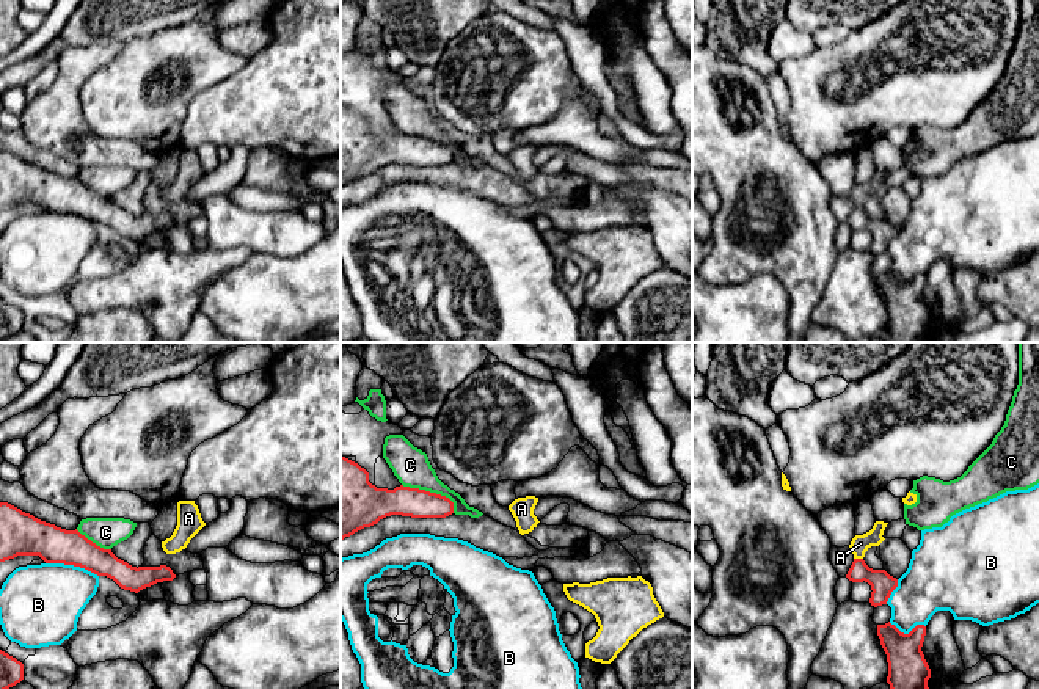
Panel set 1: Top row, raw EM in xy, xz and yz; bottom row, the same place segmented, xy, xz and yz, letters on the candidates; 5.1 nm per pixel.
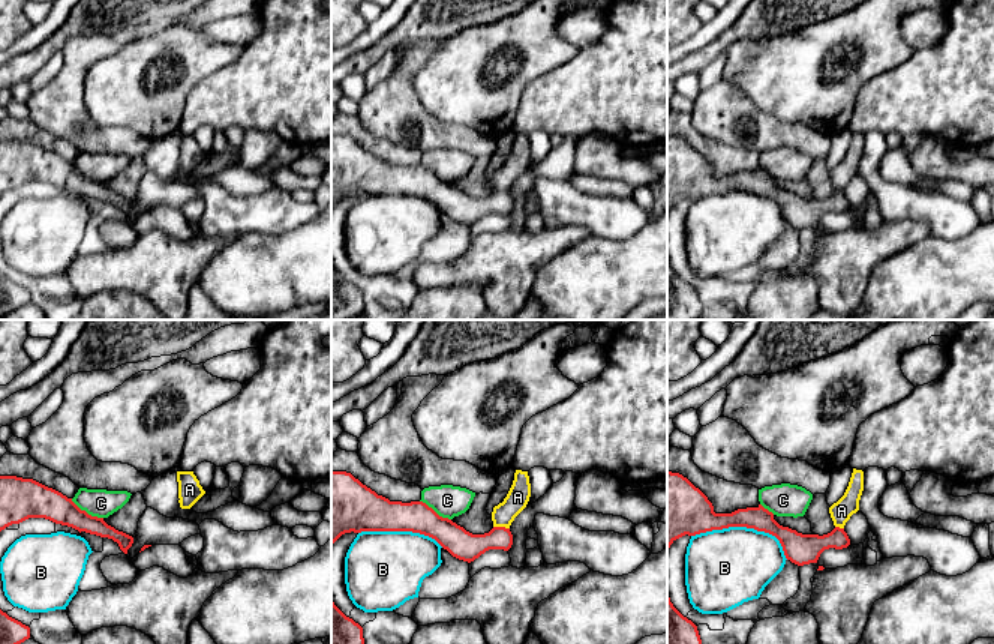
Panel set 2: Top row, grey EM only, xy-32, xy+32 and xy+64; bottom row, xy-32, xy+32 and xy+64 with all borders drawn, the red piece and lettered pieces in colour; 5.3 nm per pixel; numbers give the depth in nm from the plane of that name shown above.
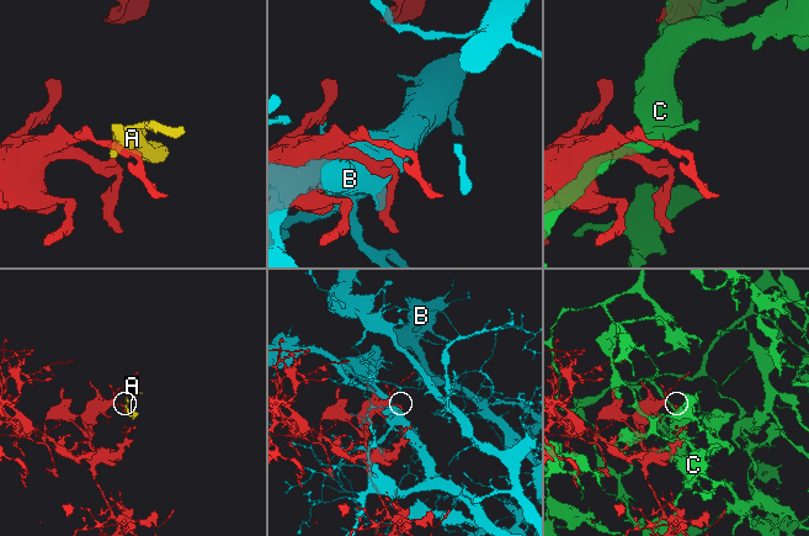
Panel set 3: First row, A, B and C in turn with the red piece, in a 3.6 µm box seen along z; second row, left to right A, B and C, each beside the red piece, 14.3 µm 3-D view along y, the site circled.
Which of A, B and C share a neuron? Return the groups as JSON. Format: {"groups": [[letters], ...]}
{"groups": [["A"], ["B"], ["C"]]}

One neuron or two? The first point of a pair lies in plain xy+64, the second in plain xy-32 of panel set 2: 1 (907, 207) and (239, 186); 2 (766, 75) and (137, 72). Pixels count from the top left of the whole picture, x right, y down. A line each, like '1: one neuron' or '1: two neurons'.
1: two neurons
2: one neuron

